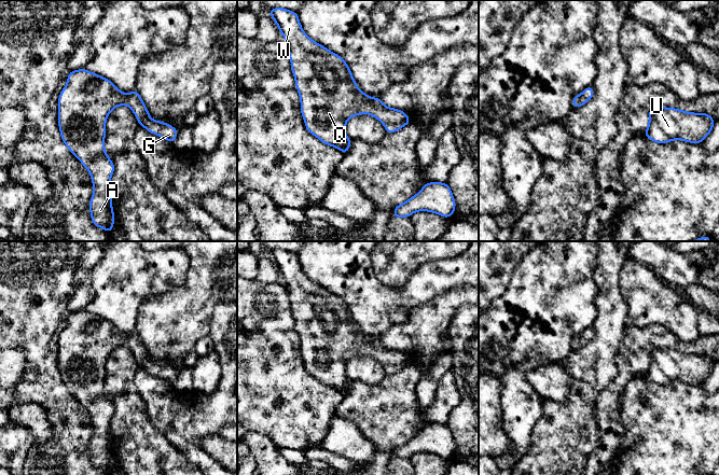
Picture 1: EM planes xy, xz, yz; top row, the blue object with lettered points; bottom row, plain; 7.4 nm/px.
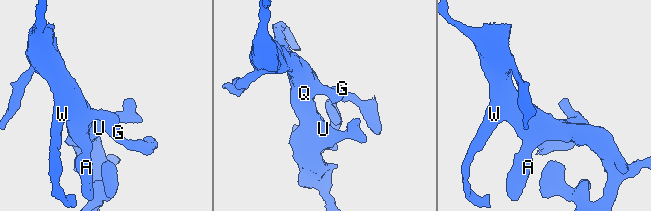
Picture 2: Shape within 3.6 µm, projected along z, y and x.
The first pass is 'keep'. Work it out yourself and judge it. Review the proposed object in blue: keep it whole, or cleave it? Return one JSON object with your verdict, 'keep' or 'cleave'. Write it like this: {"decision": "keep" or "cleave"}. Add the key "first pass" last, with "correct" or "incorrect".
{"decision": "keep", "first pass": "correct"}

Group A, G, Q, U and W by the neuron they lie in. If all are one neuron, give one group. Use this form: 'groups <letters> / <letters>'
groups A G Q U W

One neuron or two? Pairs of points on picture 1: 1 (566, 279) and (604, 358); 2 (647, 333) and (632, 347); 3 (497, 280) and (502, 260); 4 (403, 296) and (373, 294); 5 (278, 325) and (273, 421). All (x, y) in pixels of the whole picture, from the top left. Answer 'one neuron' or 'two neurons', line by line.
1: two neurons
2: one neuron
3: one neuron
4: one neuron
5: one neuron

